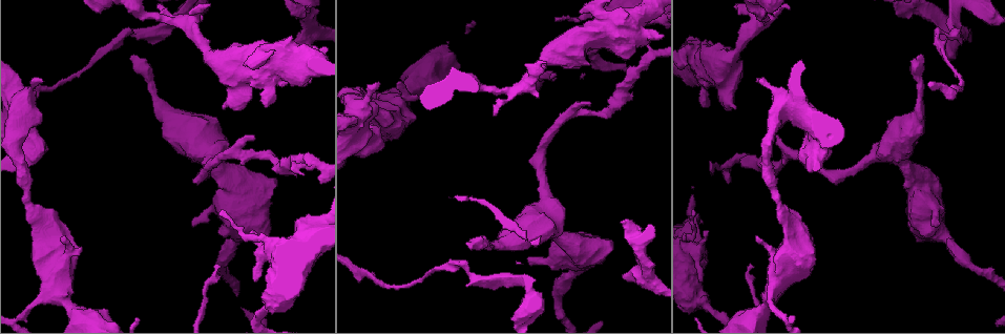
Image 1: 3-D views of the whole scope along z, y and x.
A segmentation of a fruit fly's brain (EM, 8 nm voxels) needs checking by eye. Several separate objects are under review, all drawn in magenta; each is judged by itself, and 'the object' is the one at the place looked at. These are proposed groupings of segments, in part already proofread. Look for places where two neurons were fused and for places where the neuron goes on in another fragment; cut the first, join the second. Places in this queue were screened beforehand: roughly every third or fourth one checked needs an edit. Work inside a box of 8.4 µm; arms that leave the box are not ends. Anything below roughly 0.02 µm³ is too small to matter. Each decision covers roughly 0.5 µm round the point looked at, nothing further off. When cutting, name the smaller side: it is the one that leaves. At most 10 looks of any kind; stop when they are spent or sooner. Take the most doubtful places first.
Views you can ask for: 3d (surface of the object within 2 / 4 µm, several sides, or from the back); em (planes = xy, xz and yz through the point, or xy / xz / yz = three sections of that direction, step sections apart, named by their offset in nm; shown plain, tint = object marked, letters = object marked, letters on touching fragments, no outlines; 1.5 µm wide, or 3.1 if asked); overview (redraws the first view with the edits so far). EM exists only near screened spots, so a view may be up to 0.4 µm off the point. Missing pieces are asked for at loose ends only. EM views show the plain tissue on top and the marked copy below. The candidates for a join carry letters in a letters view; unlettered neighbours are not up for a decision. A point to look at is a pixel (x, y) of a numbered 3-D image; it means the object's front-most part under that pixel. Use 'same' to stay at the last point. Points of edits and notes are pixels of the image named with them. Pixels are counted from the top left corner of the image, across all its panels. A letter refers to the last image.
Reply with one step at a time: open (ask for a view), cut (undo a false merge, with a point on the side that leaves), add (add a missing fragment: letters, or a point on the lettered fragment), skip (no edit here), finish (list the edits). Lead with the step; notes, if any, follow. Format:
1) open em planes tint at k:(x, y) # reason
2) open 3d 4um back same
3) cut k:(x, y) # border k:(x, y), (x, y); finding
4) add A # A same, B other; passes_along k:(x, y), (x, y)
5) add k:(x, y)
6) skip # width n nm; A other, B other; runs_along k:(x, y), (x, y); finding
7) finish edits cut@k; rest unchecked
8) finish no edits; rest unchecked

open 3d 4um at 1:(705, 107) # free end

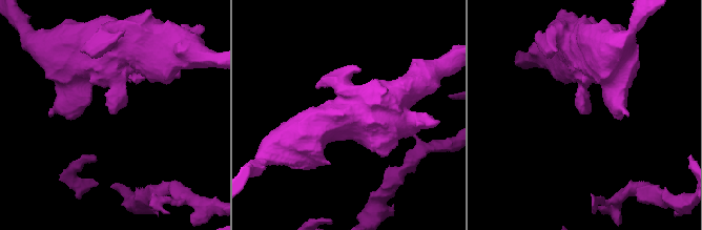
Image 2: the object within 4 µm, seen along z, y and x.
open em planes letters at 2:(111, 112) # now the EM

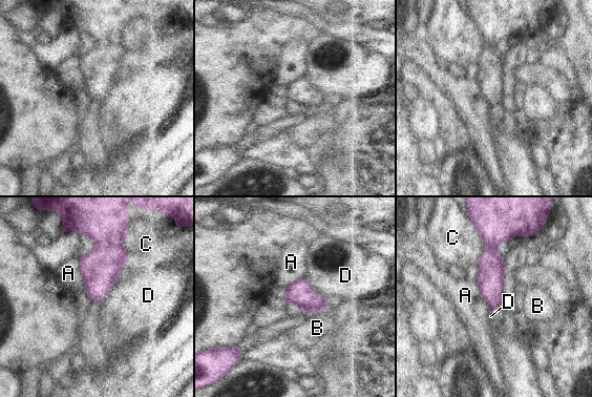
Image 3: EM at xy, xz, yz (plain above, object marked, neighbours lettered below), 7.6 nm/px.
skip # longest_contact D 400 nm; A other, B other, C other, D other; border 3:(129, 260), (107, 296), (100, 304); no lettered fragment goes on from it

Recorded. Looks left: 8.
open 3d 4um at 1:(702, 281)

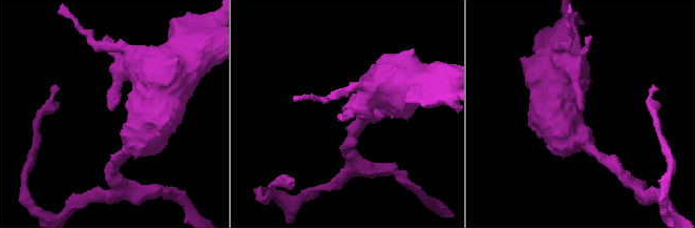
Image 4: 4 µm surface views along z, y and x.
open em xy step 8 letters at 4:(583, 109)

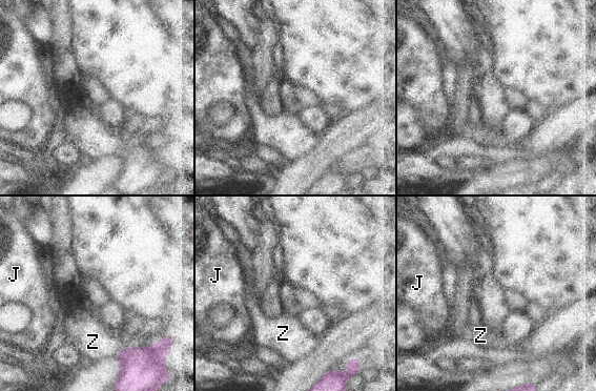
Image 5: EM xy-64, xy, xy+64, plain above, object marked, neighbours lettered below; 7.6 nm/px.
open em planes letters same # cut it another way

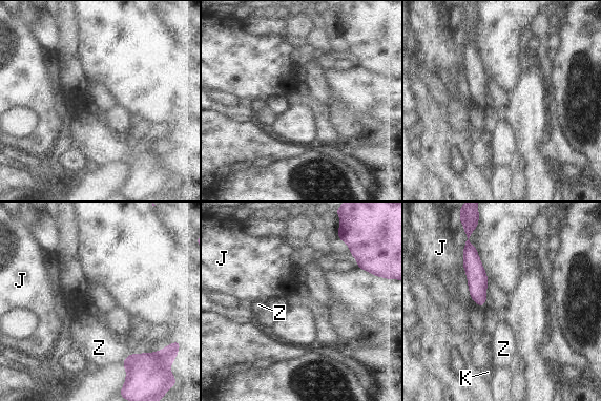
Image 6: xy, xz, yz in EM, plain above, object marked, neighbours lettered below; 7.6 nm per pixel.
add Z # width 150 nm; J other, K other, Z same; passes_along 6:(148, 377), (125, 358), (99, 347); it goes on there

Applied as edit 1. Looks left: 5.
open em xy step 8 tint at 1:(774, 310)

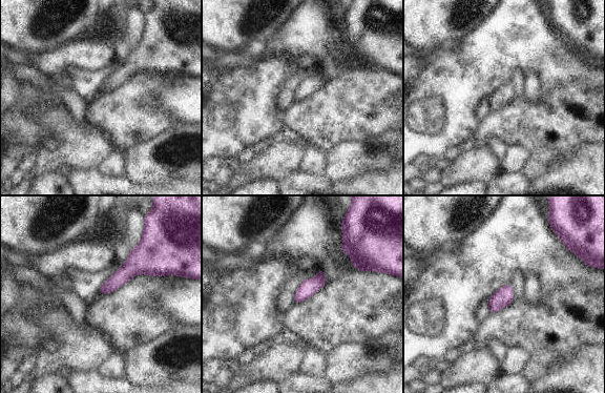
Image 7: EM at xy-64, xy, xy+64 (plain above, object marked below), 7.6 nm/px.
open em planes tint same

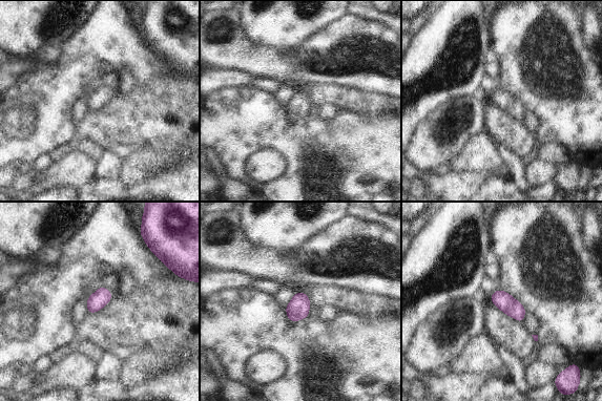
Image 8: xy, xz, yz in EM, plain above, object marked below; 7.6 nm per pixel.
open em planes letters same # what lies round it

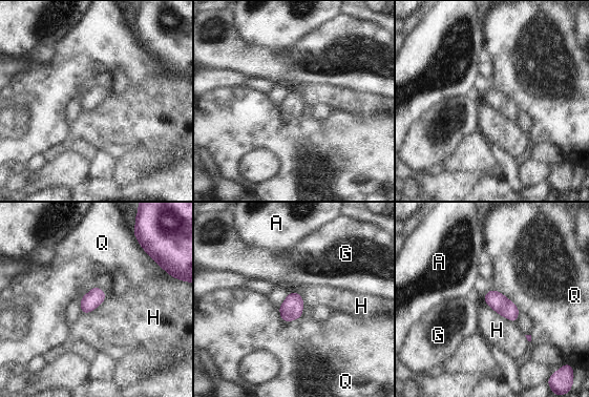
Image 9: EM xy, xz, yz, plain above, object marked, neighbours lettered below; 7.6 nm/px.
skip # A other, G other, H other, Q other; border 9:(483, 299), (501, 315), (516, 324); continuous, no second neuron

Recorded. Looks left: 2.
finish edits add@6; rest unchecked

